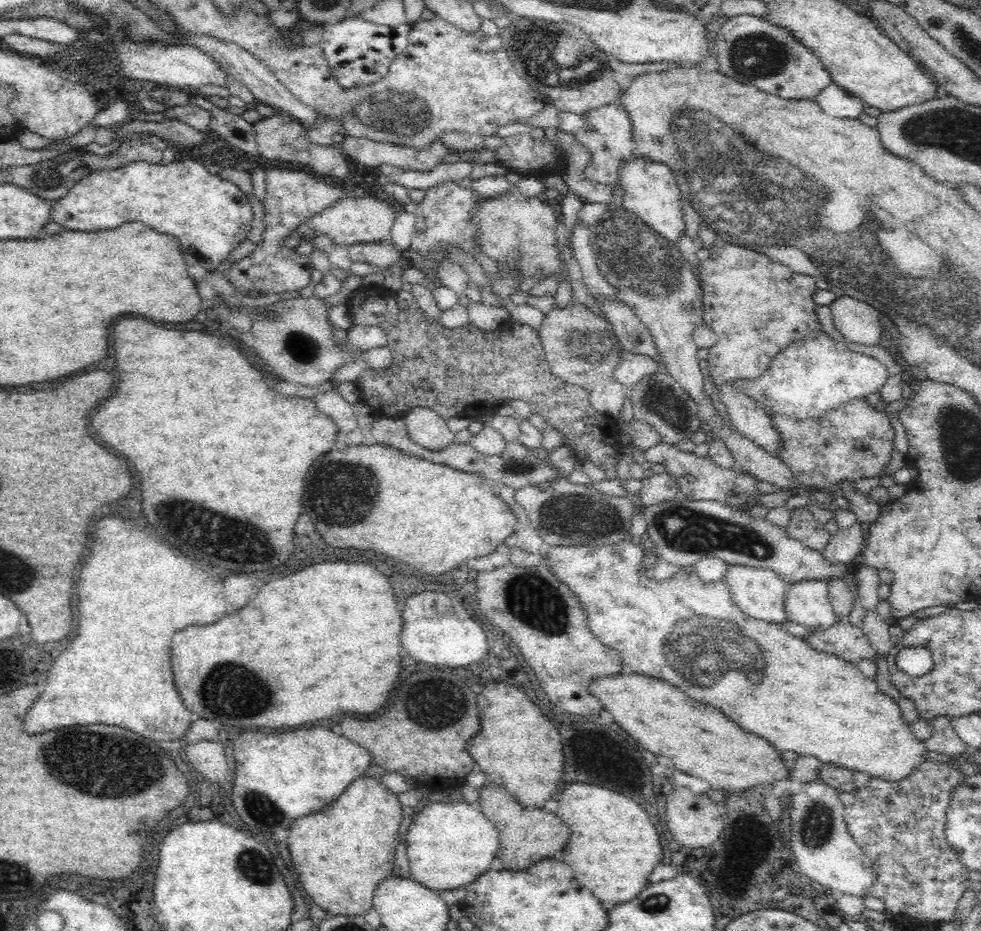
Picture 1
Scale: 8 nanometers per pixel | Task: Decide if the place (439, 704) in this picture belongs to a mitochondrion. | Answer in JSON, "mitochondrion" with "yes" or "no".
{"mitochondrion":"yes"}

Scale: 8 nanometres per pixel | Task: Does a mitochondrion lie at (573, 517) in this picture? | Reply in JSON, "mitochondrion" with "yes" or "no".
{"mitochondrion":"yes"}

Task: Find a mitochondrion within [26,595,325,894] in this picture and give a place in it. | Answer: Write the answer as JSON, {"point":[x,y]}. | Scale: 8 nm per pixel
{"point":[124,767]}

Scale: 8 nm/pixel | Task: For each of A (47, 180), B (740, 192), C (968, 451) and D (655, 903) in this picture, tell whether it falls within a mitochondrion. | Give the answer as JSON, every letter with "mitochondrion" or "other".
{"A":"mitochondrion","B":"mitochondrion","C":"mitochondrion","D":"mitochondrion"}

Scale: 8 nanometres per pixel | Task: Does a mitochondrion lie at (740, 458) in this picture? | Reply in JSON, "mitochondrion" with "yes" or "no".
{"mitochondrion":"no"}

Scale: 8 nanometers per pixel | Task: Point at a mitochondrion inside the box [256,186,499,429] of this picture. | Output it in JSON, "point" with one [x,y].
{"point":[302,348]}

